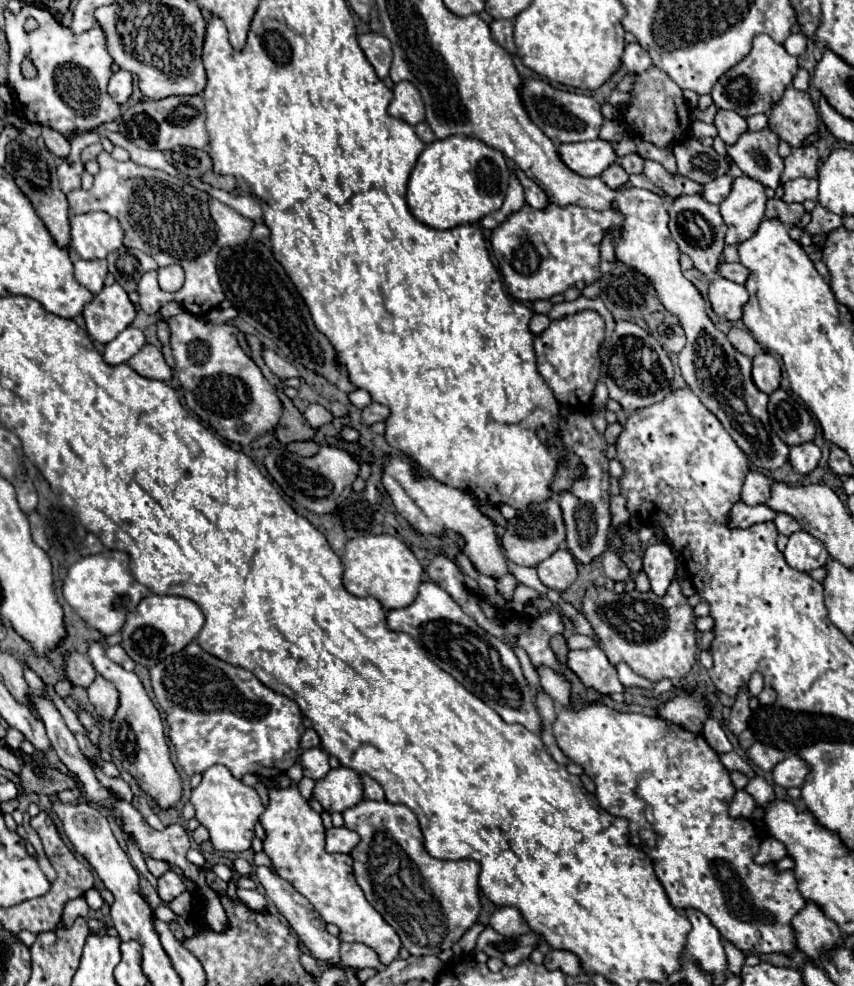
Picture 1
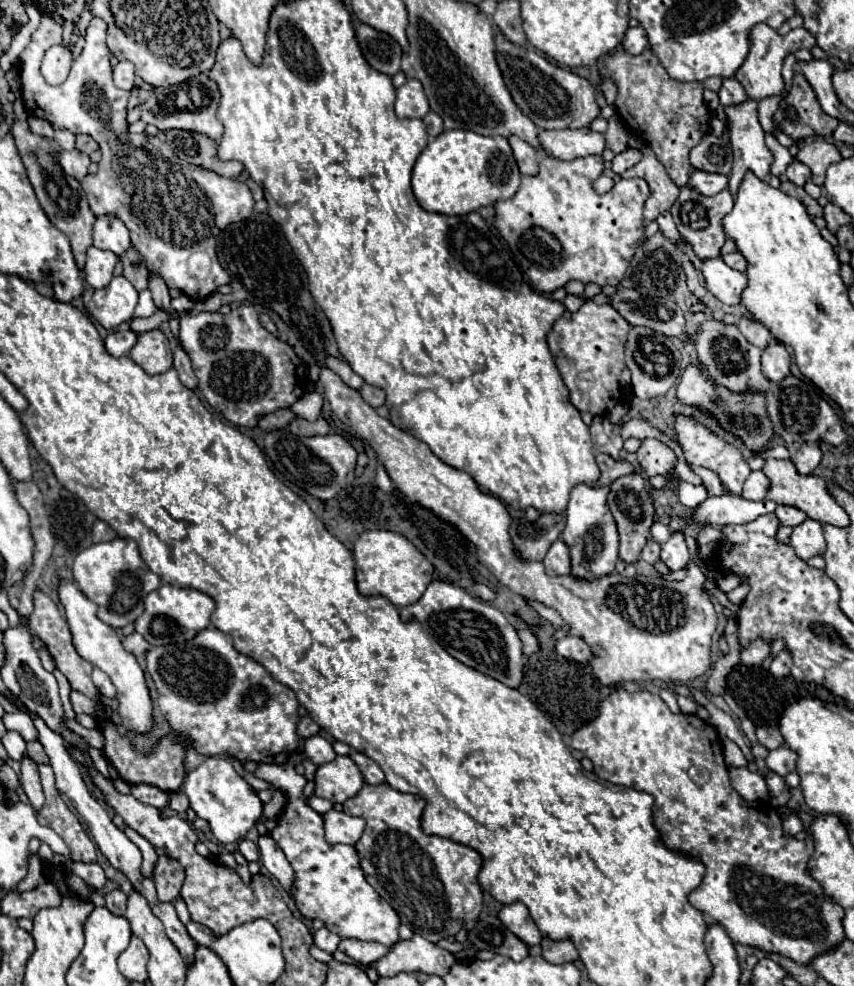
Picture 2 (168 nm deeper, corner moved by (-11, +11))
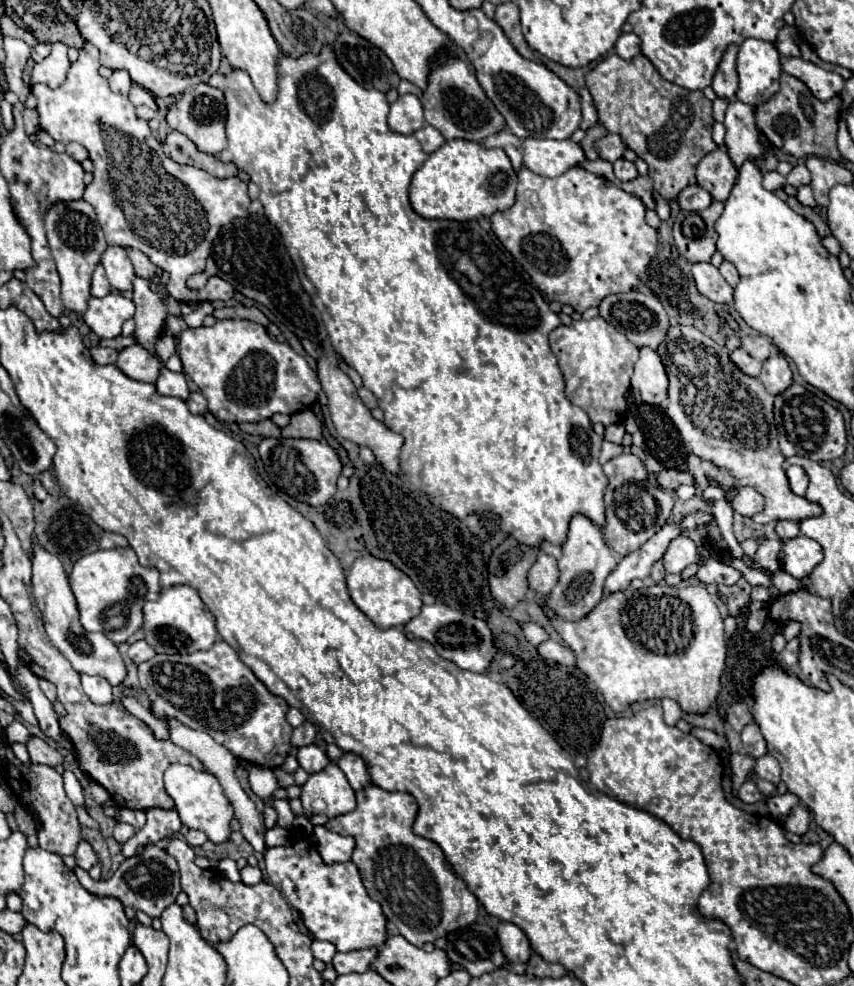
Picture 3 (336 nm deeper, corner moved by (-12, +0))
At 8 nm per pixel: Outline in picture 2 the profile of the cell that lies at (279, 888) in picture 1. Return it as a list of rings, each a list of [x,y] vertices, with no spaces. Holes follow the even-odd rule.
[[[269,835],[259,837],[259,853],[263,867],[281,883],[287,893],[291,893],[291,885],[295,885],[295,871],[291,865],[287,865],[287,857],[283,857],[283,851]]]

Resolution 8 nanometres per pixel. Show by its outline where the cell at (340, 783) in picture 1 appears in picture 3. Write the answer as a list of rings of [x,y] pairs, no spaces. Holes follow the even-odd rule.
[[[330,762],[324,770],[310,774],[300,790],[300,802],[308,814],[314,814],[314,800],[322,800],[326,804],[322,814],[328,818],[352,812],[356,808],[356,794],[344,772],[334,762]]]

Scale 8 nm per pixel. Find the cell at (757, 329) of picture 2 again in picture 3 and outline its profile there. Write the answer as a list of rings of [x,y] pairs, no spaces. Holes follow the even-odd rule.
[[[746,336],[742,338],[742,348],[756,360],[766,360],[770,356],[772,342],[766,336]]]

